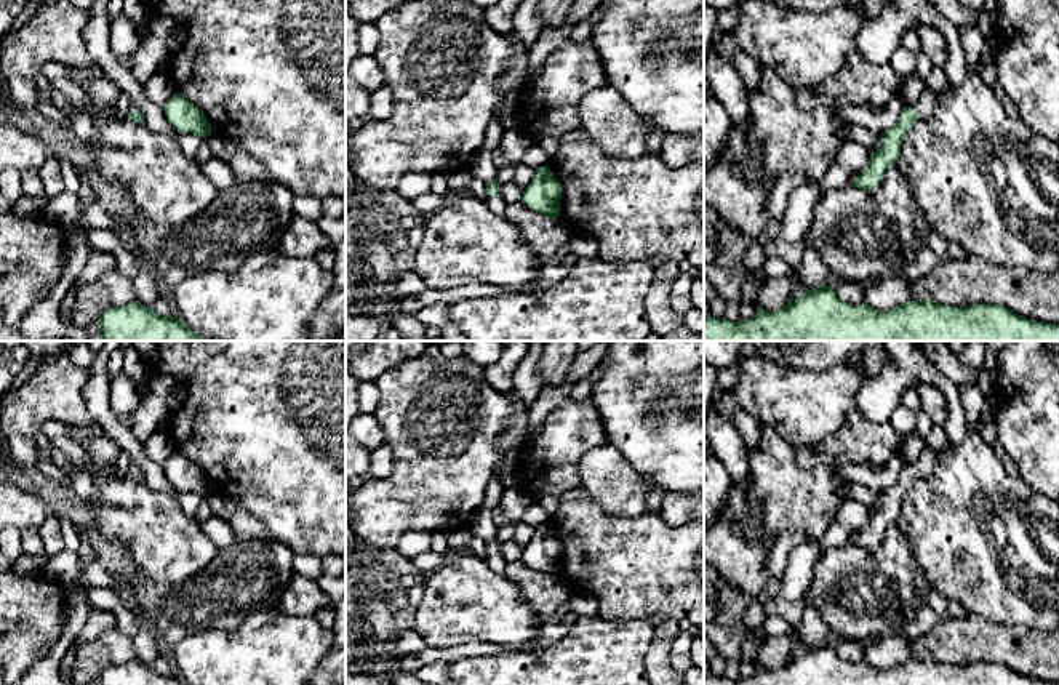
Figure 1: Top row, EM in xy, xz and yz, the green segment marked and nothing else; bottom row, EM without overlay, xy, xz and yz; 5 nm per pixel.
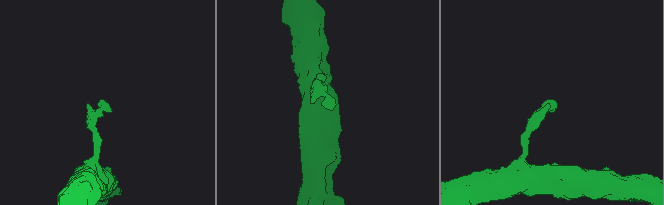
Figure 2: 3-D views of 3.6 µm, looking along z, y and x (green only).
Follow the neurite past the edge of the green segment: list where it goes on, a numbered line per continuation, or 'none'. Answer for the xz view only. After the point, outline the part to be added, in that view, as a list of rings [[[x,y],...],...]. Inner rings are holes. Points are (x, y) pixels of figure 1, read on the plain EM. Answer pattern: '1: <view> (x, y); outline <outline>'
1: xz (495, 560); outline [[[486,554],[486,562],[494,573],[504,575],[507,562],[501,557],[501,554]]]

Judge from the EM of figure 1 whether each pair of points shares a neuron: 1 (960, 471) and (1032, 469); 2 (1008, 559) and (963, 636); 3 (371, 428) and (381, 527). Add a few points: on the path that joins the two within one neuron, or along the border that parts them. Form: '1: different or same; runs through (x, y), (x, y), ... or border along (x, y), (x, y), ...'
1: different; border along (1018, 476), (1042, 495)
2: different; border along (970, 613), (978, 613), (1011, 628)
3: different; border along (371, 413), (383, 431), (384, 444)

